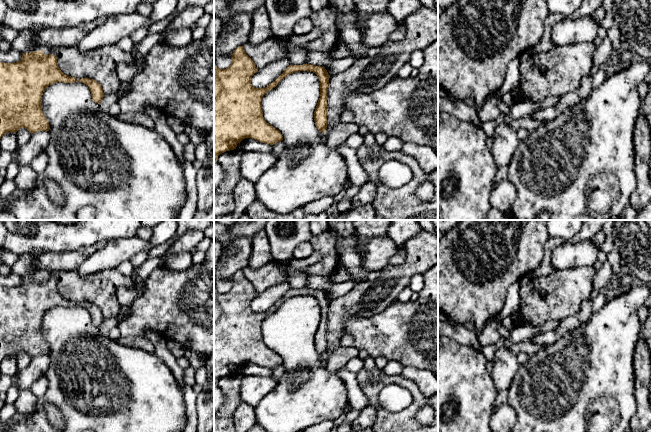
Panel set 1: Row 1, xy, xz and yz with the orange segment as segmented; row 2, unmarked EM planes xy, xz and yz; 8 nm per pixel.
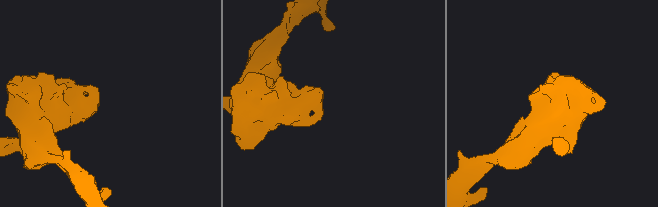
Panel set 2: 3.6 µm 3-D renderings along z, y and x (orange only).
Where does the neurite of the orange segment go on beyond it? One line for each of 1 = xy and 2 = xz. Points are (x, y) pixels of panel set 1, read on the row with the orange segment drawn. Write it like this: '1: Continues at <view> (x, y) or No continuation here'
1: No continuation here
2: No continuation here

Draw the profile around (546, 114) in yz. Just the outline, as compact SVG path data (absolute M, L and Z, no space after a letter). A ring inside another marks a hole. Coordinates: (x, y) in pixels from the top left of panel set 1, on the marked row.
M549 106L546 108L535 110L531 115L534 119L538 121L543 121L547 123L552 119L556 118L558 115L562 114L565 109L561 108L560 106Z

